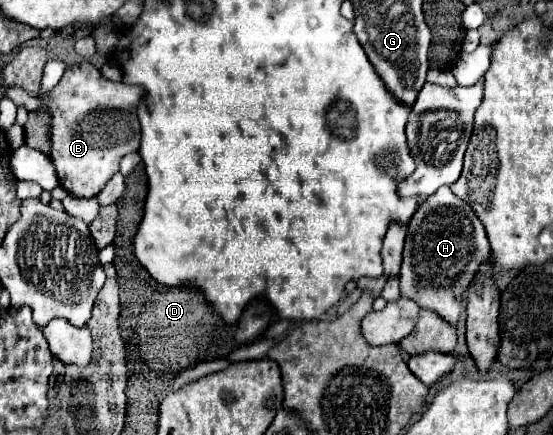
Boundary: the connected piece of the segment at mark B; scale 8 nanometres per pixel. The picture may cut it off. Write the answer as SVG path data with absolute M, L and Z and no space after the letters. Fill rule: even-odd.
M80 63L66 69L60 83L48 91L40 93L40 109L50 115L50 159L56 167L60 187L66 189L74 197L96 197L106 181L118 173L120 159L126 153L138 151L140 147L140 123L136 117L136 107L142 97L142 87L126 85L126 83L112 83L108 81L92 63Z

